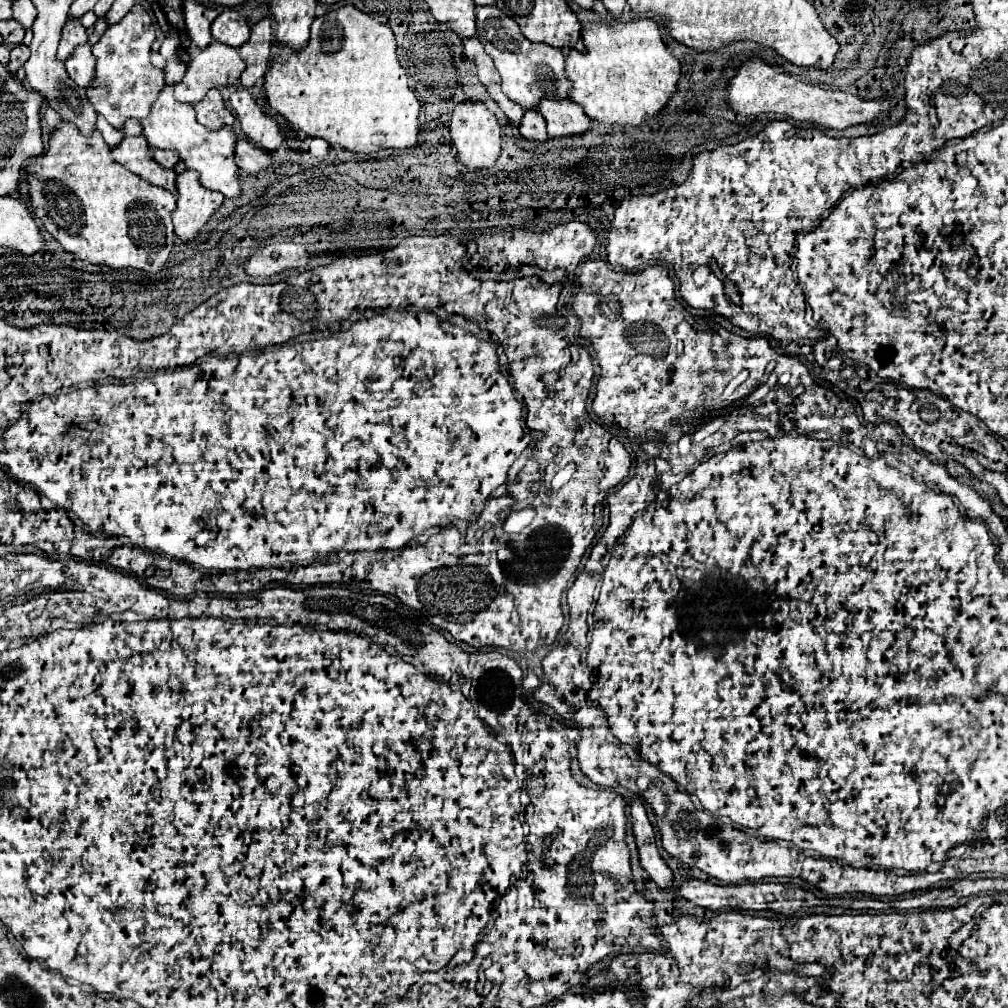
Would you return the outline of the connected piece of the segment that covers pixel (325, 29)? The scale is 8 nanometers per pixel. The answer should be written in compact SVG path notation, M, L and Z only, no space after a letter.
M343 5L317 17L311 25L311 39L303 51L291 55L279 43L273 43L271 67L263 77L263 89L269 93L267 101L291 125L309 137L321 137L333 147L357 153L375 153L379 149L407 149L417 143L419 133L419 101L409 85L407 71L395 55L393 31L375 21L371 15L359 11L355 5Z

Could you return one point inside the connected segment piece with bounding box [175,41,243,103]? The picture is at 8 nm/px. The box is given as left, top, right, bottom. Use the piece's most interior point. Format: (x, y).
(217, 64)

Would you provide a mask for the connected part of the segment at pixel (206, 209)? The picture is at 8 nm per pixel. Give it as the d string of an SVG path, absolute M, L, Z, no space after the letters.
M183 171L177 175L177 207L173 211L173 225L175 233L181 241L193 241L205 221L217 211L223 203L223 195L215 191L207 191L199 183L197 171Z

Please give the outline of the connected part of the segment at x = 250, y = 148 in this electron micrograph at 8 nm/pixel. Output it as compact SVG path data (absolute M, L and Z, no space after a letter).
M237 139L235 163L239 169L243 169L247 173L257 173L261 169L267 169L271 165L271 159L265 151L259 151L259 147L255 147L251 141Z

